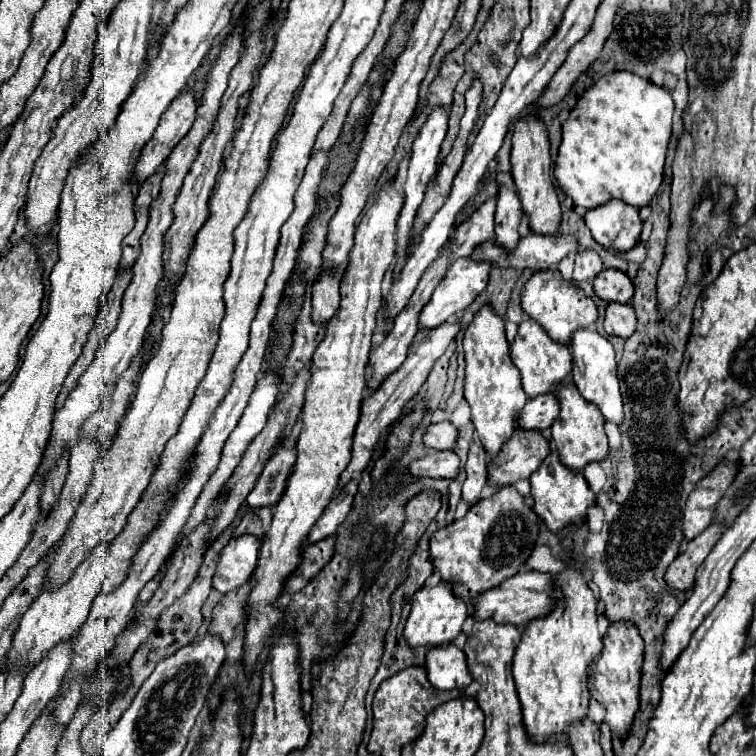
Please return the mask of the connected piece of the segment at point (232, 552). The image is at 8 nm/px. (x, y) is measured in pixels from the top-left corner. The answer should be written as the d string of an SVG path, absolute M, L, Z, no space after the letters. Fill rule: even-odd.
M240 535L230 539L228 547L222 549L216 575L214 575L214 589L220 593L228 593L238 589L250 581L250 575L256 567L260 549L260 539L256 535Z

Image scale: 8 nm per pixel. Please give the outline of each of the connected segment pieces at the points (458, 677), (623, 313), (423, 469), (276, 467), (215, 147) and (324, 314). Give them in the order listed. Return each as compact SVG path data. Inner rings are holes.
M456 645L430 649L426 655L426 671L436 689L466 689L472 683L466 655Z
M610 301L606 307L606 319L604 329L608 335L616 335L622 339L628 339L636 331L636 313L630 303L614 303Z
M432 451L424 459L410 463L412 475L430 475L430 477L444 477L454 479L460 471L460 457L454 451Z
M284 445L278 447L278 453L266 463L254 489L246 497L246 503L250 507L266 507L266 505L274 507L276 505L276 501L284 493L286 479L292 471L294 455L296 455L294 451L296 451L294 447L292 449L284 449Z
M252 33L252 37L246 41L246 49L242 51L244 55L240 53L240 61L236 63L236 67L230 73L230 83L228 83L228 89L226 89L226 93L222 97L222 105L220 105L220 111L218 111L214 129L204 139L204 143L200 143L200 153L196 157L196 161L192 163L190 173L184 179L182 191L180 191L180 195L178 195L178 199L174 203L174 223L170 225L170 229L164 235L164 275L162 275L162 281L158 283L158 289L156 289L156 303L154 303L152 323L148 325L144 347L142 347L148 355L156 353L156 349L158 349L162 327L166 323L166 317L168 317L170 309L172 309L174 289L176 289L176 285L180 283L180 279L184 275L186 259L188 259L188 255L192 251L196 233L202 229L202 225L206 223L206 219L210 215L210 211L208 211L208 199L210 199L210 195L214 191L214 185L216 185L216 179L218 179L218 173L220 173L220 167L222 167L222 159L224 159L226 147L228 147L228 143L234 137L234 123L236 123L236 115L238 115L238 107L240 107L240 97L252 85L252 75L254 75L256 65L260 63L262 47L264 47L262 45L262 33Z
M320 275L312 287L312 323L326 327L340 305L338 279L334 275Z

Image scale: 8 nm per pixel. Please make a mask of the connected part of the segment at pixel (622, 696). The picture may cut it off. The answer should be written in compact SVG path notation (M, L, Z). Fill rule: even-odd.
M618 621L608 627L604 635L604 649L600 659L592 665L592 697L606 709L604 723L610 727L612 737L626 739L634 717L640 709L640 677L642 677L642 659L644 659L644 641L640 639L636 627L628 621Z

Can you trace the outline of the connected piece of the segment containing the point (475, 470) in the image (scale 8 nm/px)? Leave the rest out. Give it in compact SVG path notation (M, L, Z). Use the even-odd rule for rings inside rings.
M472 441L470 453L468 453L468 461L464 465L468 477L466 477L464 487L462 487L462 499L470 507L480 501L480 493L482 493L482 489L488 483L486 465L488 465L488 457L486 457L486 451L484 451L482 443L480 441Z

